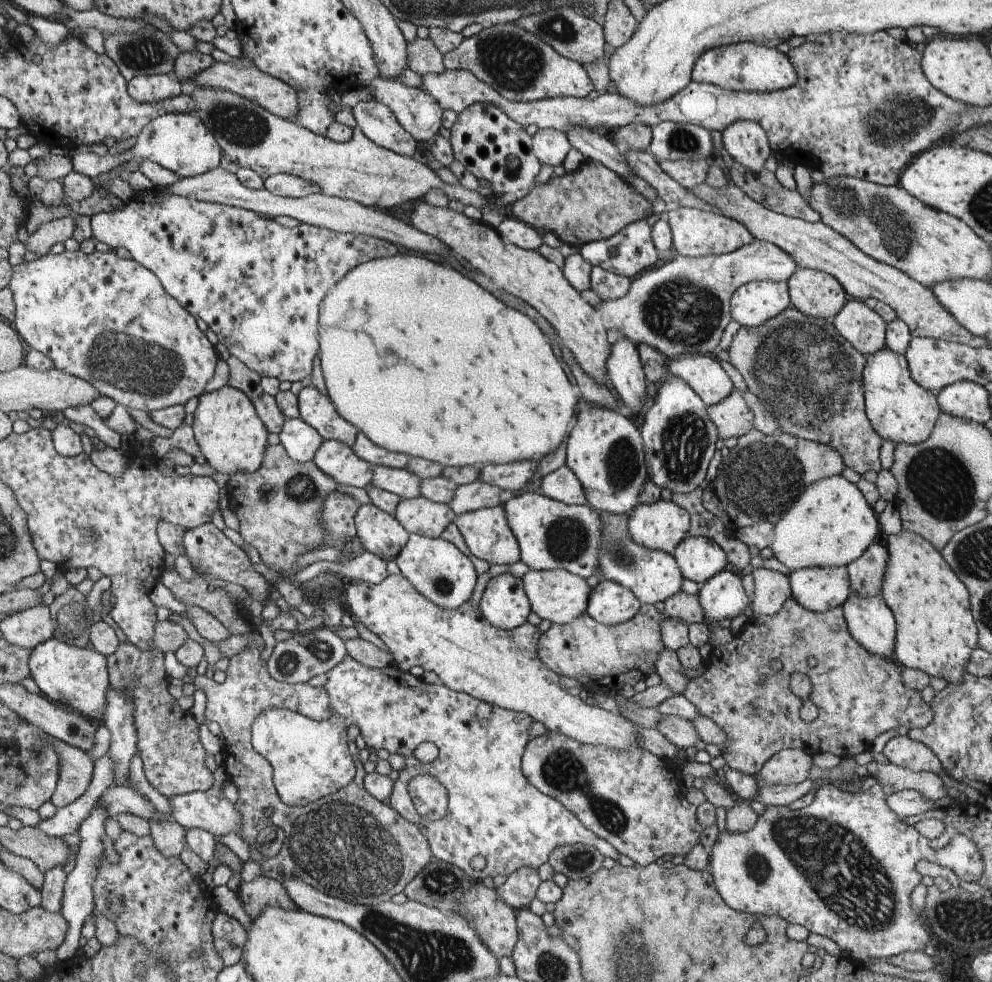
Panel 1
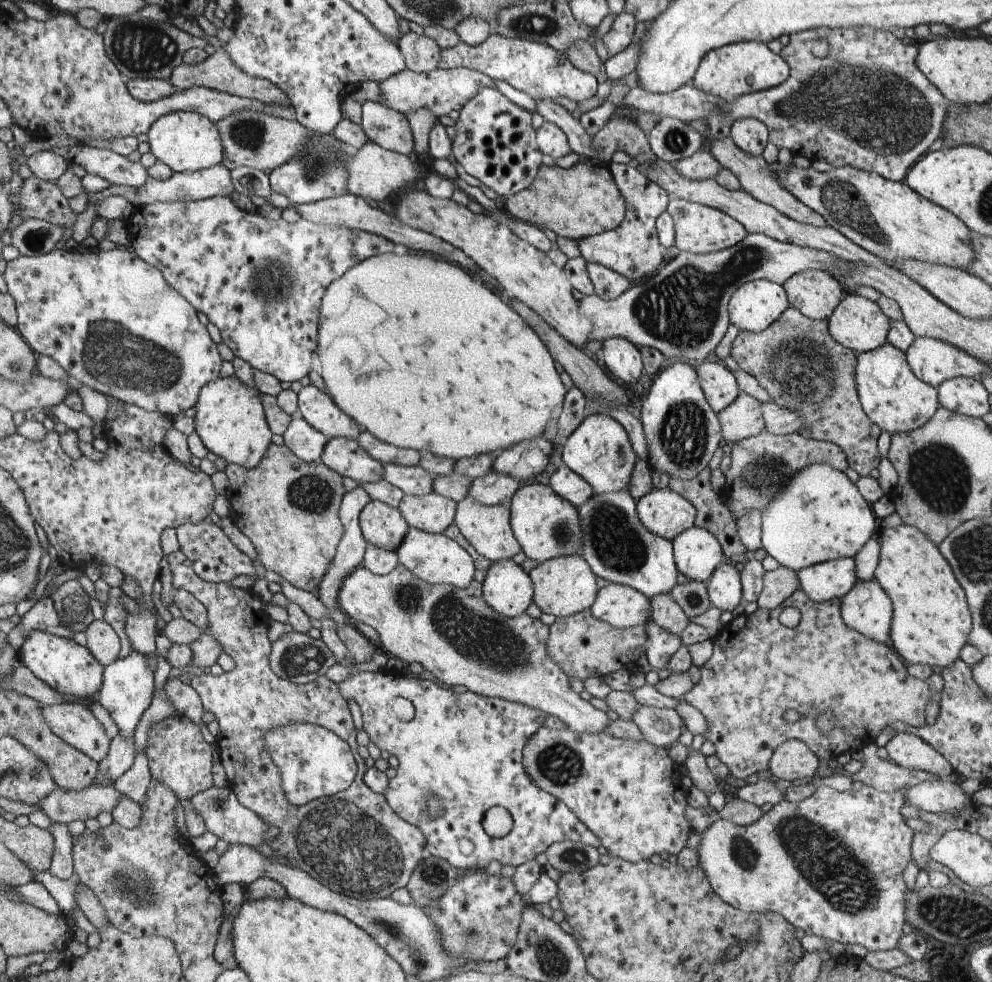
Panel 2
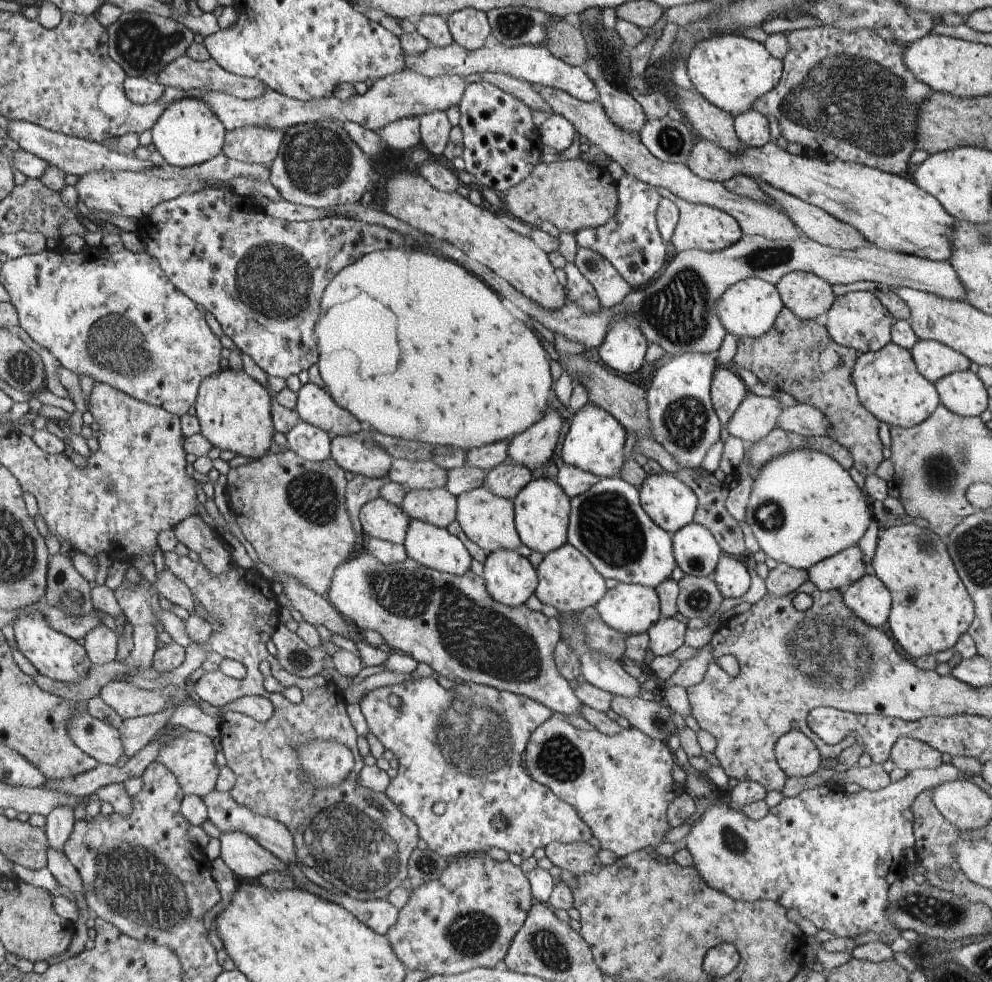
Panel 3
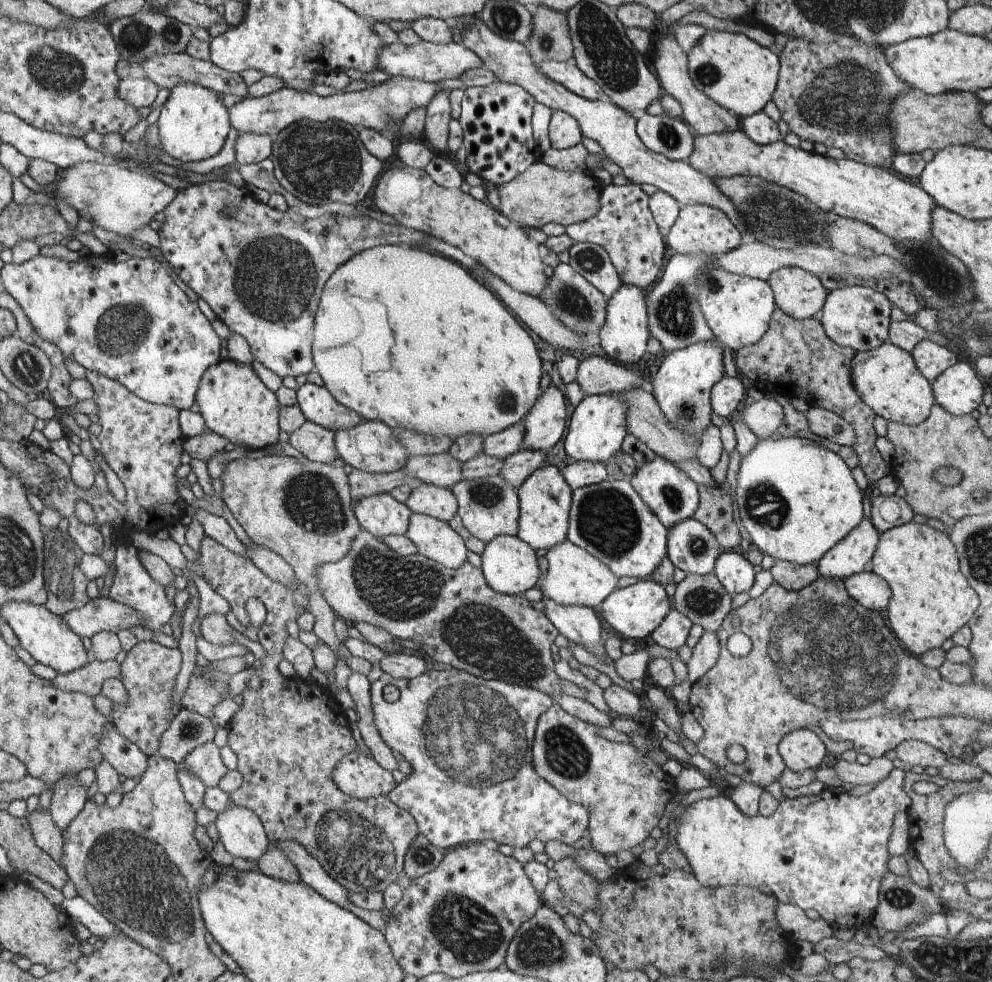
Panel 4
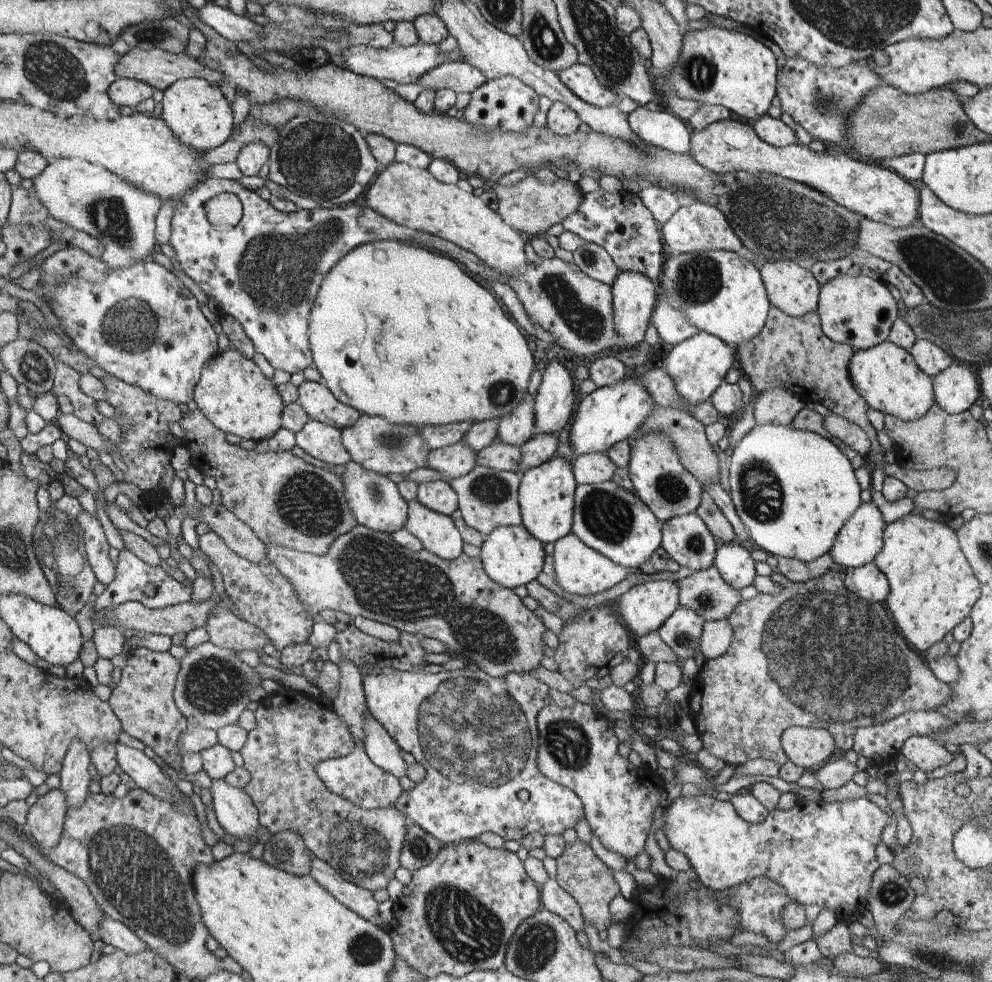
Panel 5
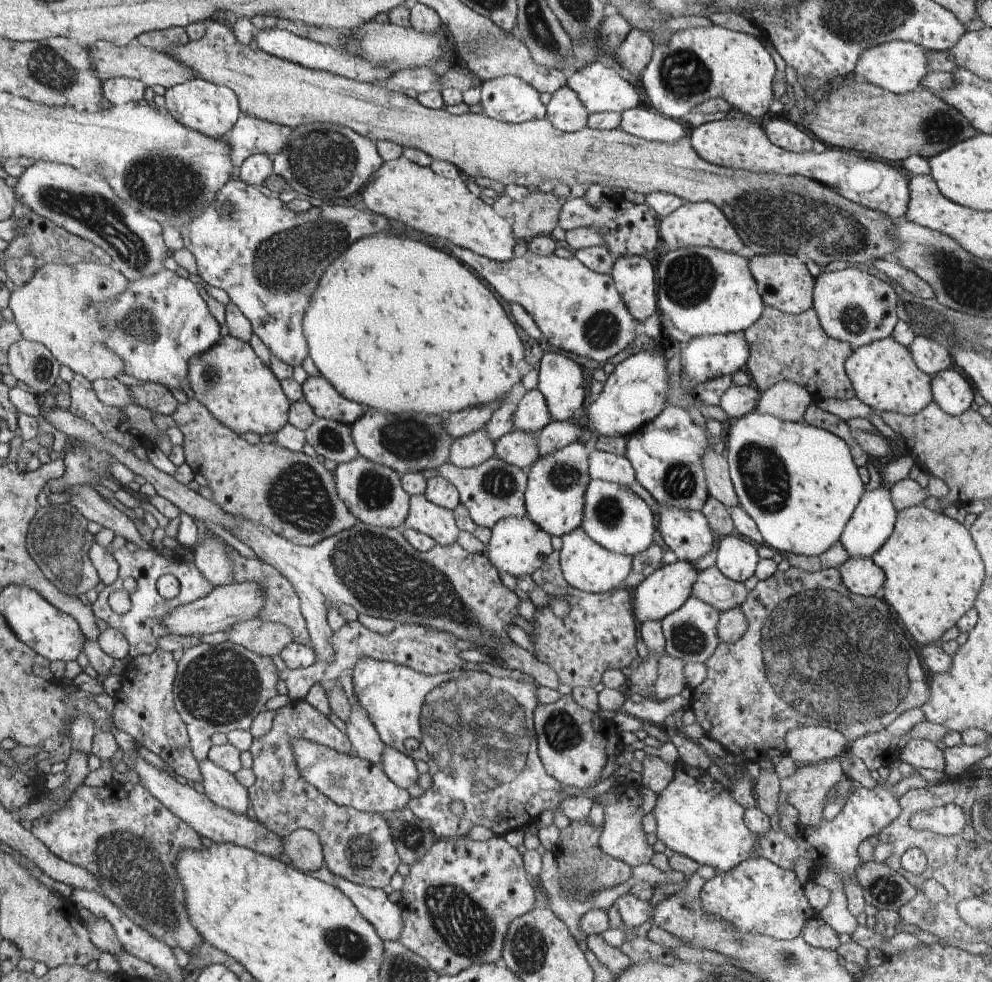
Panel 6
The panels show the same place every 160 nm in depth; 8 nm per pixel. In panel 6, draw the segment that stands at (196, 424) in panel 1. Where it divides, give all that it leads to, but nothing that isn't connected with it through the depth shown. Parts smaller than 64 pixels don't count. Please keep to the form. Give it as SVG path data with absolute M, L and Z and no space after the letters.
M223 336L212 348L194 355L189 364L187 380L196 398L223 425L235 433L277 433L288 422L289 397L270 368L254 354L254 350L240 337Z

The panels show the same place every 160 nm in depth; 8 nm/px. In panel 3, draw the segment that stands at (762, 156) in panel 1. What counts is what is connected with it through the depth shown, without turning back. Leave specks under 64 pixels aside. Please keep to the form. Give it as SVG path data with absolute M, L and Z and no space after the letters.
M750 110L733 119L736 134L744 145L760 148L771 142L768 119L761 112Z

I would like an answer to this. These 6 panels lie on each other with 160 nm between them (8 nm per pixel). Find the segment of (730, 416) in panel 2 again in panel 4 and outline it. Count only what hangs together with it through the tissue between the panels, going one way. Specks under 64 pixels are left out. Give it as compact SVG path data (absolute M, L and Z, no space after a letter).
M764 397L739 411L749 429L759 438L775 436L784 420L783 406L776 399Z

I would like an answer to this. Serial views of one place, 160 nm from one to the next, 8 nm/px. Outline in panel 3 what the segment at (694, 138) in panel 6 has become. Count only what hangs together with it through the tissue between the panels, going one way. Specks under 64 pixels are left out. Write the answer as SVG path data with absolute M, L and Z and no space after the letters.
M698 140L698 142L692 147L690 151L687 165L690 167L690 170L698 175L700 178L708 179L711 181L720 181L723 183L725 180L732 178L736 175L746 175L756 179L757 181L763 181L764 183L770 184L770 186L777 188L778 190L784 191L785 193L791 194L804 202L813 204L822 210L828 212L841 220L843 223L851 224L854 228L857 228L872 244L873 246L880 247L881 249L891 250L894 252L901 252L907 255L914 255L923 259L930 259L931 261L948 261L952 252L951 249L951 240L949 239L949 234L951 233L951 228L955 223L955 219L951 214L946 212L946 209L938 202L937 198L934 198L931 194L928 194L925 190L922 190L908 175L893 175L884 171L881 171L877 168L872 168L860 163L843 161L840 159L835 159L833 162L824 160L822 156L819 156L817 159L808 157L804 152L801 155L793 155L782 149L779 145L775 143L766 143L763 147L752 148L751 146L744 145L743 149L739 153L733 153L725 148L722 148L719 144L716 144L711 140Z

